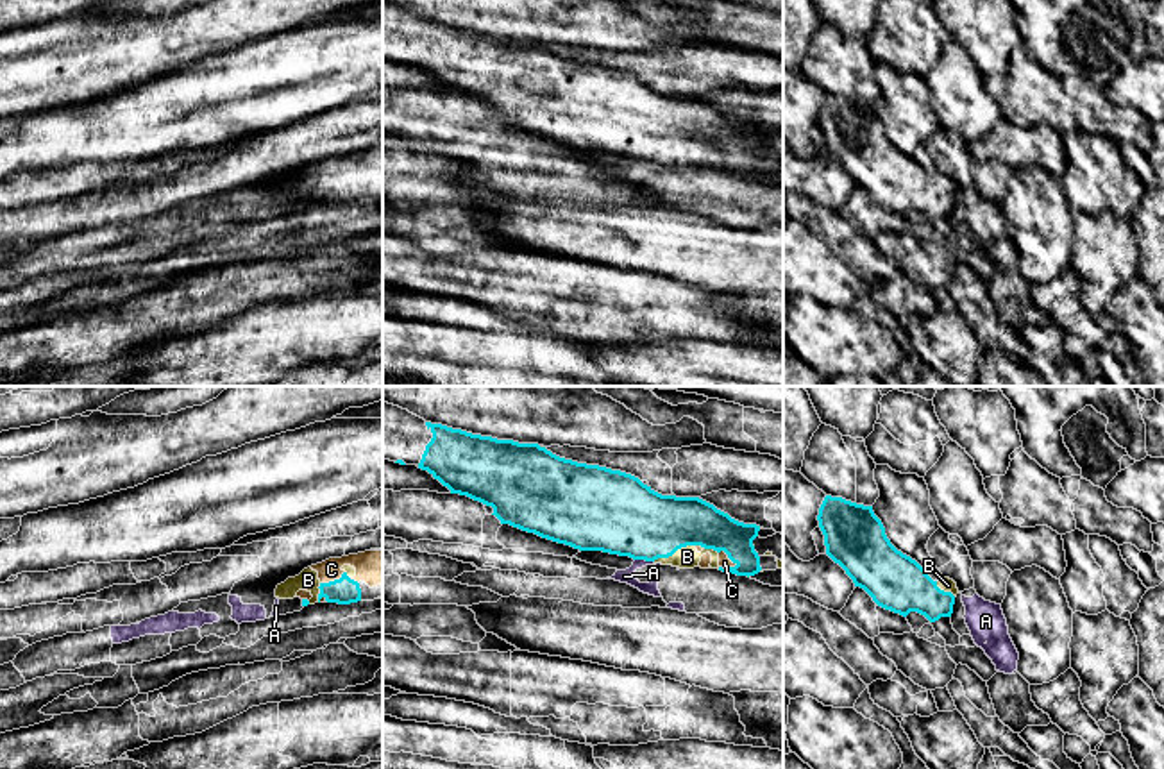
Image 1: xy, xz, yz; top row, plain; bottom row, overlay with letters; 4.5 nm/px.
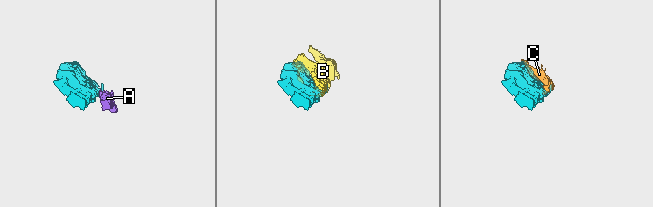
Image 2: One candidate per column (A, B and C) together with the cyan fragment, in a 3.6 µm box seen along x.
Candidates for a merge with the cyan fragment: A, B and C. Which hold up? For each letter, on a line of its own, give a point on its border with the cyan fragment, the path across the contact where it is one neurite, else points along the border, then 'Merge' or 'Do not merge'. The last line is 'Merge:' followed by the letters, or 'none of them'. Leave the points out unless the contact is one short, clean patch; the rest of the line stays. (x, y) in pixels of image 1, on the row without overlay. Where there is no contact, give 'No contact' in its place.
A: Touches cyan at xz (644, 158). Do not merge
B: Touches cyan at xz (673, 152). Merge
C: Touches cyan at xy (335, 179). Merge
Merge: B, C

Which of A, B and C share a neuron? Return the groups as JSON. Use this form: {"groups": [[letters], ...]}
{"groups": [["A"], ["B", "C"]]}

